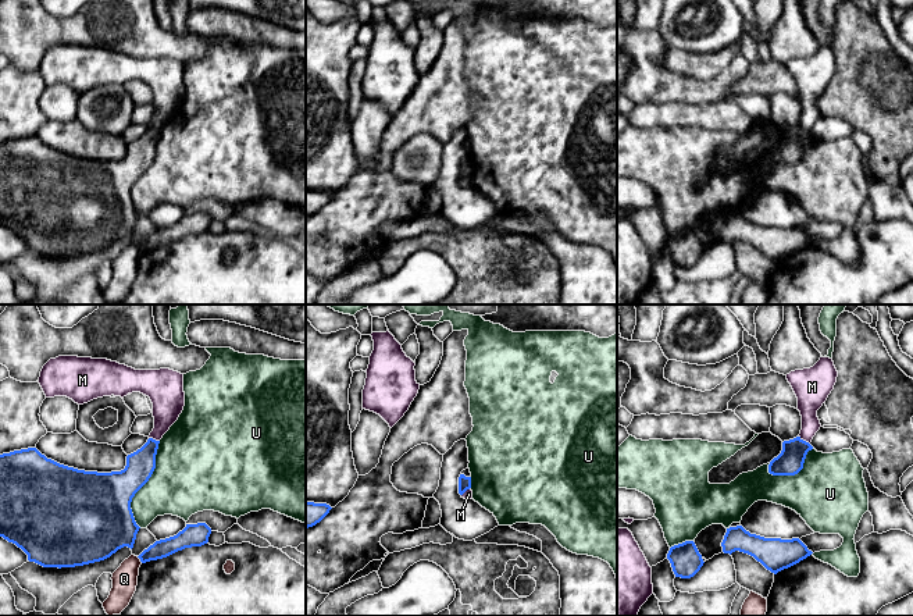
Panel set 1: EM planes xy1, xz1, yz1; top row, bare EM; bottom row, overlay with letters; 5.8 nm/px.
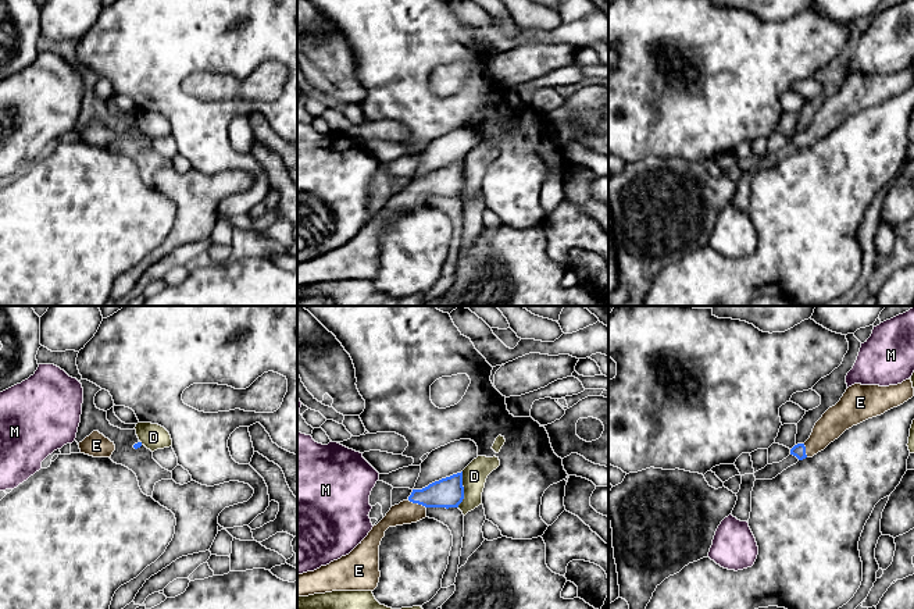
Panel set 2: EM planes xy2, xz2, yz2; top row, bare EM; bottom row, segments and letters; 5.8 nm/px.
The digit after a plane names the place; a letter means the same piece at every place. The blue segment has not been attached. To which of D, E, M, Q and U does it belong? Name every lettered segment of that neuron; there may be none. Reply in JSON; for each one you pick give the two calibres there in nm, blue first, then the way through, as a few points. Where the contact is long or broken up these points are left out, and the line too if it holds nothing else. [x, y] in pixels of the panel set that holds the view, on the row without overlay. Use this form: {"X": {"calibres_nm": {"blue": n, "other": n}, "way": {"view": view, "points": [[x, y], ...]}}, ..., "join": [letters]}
{"E": {"calibres_nm": {"blue": 180, "other": 140}, "way": {"view": "xz2", "points": [[447, 181], [417, 191], [406, 200]]}}, "join": ["E"]}

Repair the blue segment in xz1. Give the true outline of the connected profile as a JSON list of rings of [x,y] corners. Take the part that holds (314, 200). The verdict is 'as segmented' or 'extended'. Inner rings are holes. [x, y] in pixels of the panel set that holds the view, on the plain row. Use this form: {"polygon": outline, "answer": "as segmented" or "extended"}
{"polygon": [[[306,191],[306,217],[320,211],[331,197],[327,192]]], "answer": "as segmented"}

